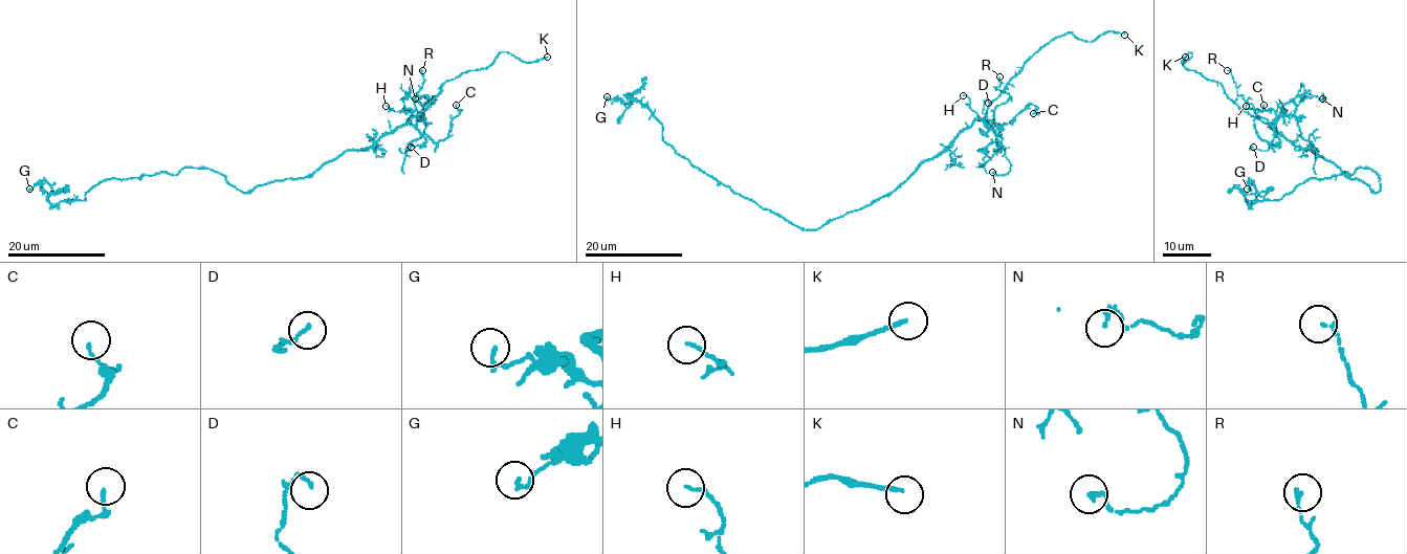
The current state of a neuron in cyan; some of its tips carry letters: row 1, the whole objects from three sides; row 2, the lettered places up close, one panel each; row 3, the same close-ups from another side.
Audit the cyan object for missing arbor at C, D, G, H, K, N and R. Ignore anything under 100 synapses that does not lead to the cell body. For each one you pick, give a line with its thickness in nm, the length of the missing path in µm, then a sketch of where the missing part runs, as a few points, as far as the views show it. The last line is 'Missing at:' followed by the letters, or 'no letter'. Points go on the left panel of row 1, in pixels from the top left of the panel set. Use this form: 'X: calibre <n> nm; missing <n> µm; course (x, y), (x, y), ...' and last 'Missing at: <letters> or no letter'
K: calibre 150 nm; missing 15 µm
Missing at: K

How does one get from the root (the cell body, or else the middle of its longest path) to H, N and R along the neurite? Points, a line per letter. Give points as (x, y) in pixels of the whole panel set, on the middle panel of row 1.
H: (864, 206), (888, 196), (921, 163), (942, 154), (977, 118), (990, 125), (970, 107), (970, 100), (963, 95)
N: (864, 206), (888, 196), (921, 163), (942, 154), (977, 118), (994, 132), (1010, 163), (1006, 174), (992, 172)
R: (864, 206), (888, 196), (977, 118), (990, 125), (994, 109), (1009, 96), (994, 87), (1002, 83), (999, 76)

